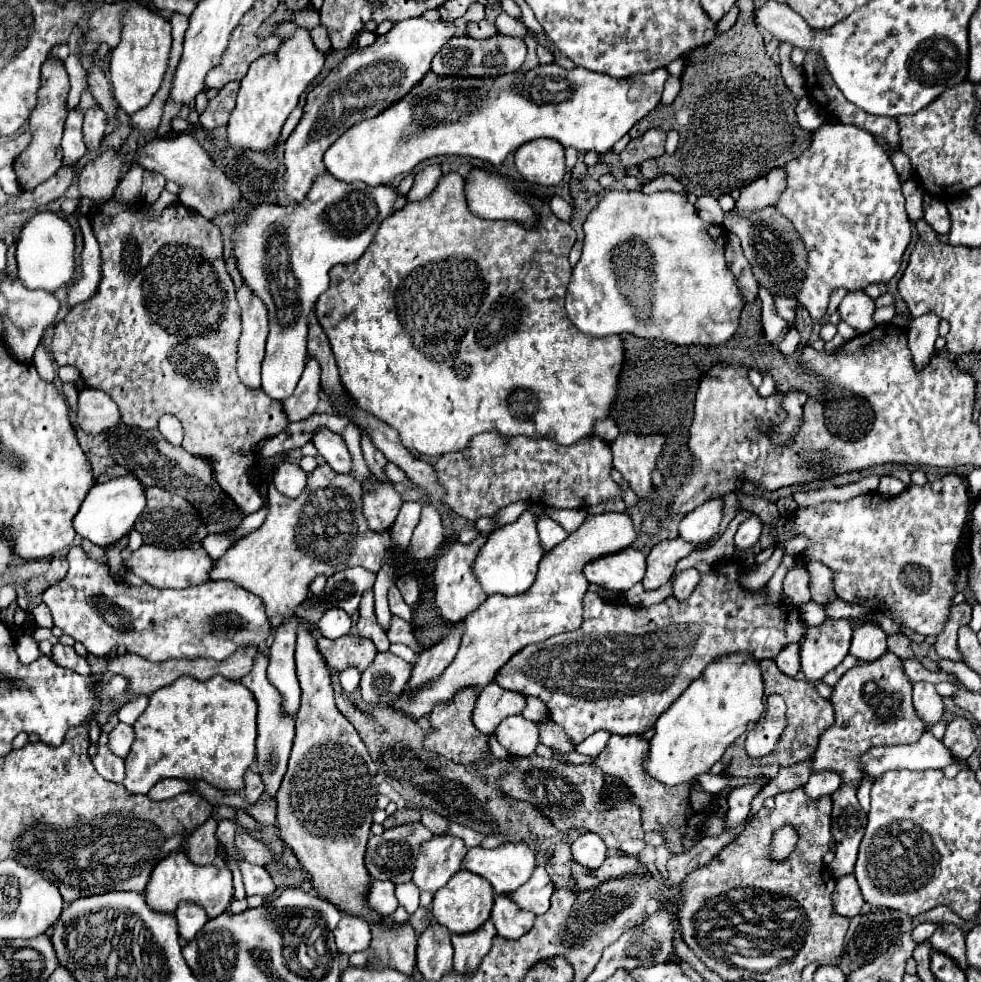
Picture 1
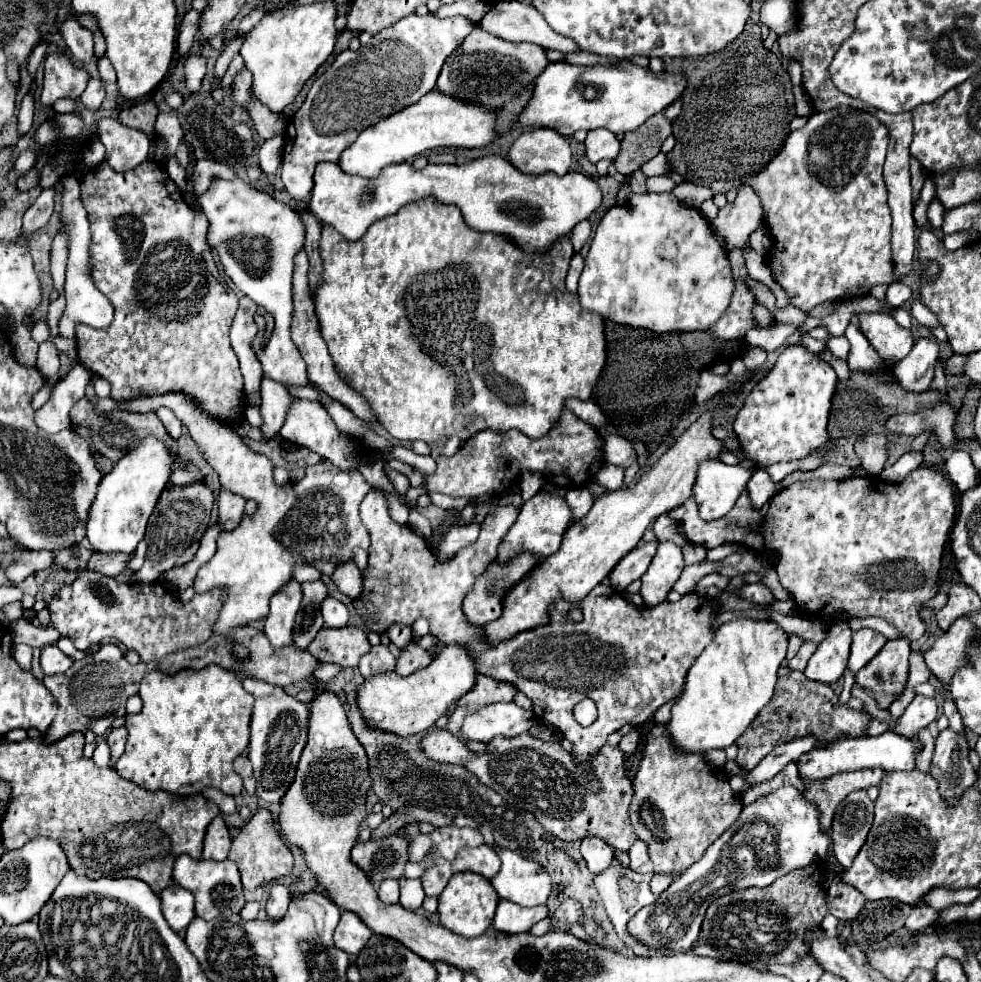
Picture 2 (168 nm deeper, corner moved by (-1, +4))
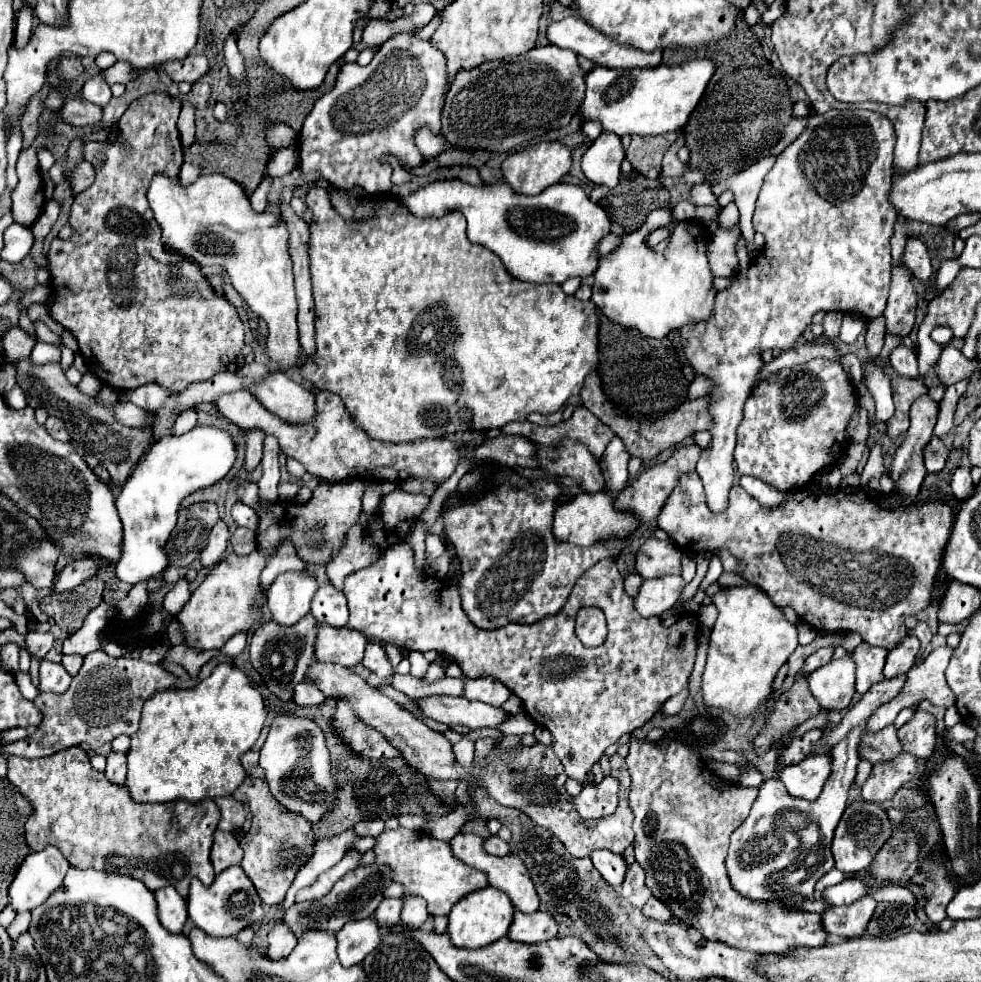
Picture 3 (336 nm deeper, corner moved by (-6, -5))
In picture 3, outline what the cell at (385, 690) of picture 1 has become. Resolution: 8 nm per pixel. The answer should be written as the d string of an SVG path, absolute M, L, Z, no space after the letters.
M369 644L365 650L365 656L361 660L361 664L371 670L373 674L377 674L383 680L389 680L395 674L395 668L391 666L385 650L379 644Z

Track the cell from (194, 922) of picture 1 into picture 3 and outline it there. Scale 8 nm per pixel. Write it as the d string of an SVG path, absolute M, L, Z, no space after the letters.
M173 886L157 890L155 900L159 906L159 920L163 922L163 926L173 934L183 932L183 926L187 922L187 900L179 896Z

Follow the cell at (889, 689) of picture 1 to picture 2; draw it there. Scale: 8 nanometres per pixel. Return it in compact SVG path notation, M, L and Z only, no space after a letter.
M888 641L882 651L856 675L856 683L872 691L896 693L906 689L910 641Z

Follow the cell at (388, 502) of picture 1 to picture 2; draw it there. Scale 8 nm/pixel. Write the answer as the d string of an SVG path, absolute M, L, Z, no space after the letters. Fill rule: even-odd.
M372 489L362 505L360 505L360 517L366 529L370 529L372 545L368 547L368 569L362 573L362 593L352 601L356 613L360 615L362 623L376 633L386 633L390 625L402 623L412 625L418 617L428 619L430 623L430 635L438 637L446 645L464 645L464 649L472 655L476 663L476 671L486 677L494 677L498 681L512 683L518 691L526 693L526 697L532 701L532 711L540 721L546 721L554 725L566 741L572 743L572 761L576 769L590 779L590 791L600 793L602 787L592 771L592 757L598 753L598 749L606 743L606 737L624 725L642 725L648 721L656 709L670 699L678 697L688 669L696 661L696 657L704 651L704 647L712 641L714 635L714 609L712 603L696 593L684 595L678 603L664 601L656 607L634 607L626 601L622 593L612 589L610 585L596 585L582 601L580 611L584 613L584 619L580 623L564 621L566 613L564 609L556 607L552 609L552 621L528 631L516 633L512 639L500 641L496 645L488 645L484 637L484 629L480 625L472 625L464 611L462 611L462 597L470 591L470 585L474 585L474 577L482 573L484 565L488 565L496 557L496 549L502 541L502 537L510 531L510 525L514 525L518 517L518 509L514 507L494 507L486 521L480 525L480 537L476 543L460 549L450 561L440 563L436 557L432 557L432 551L428 549L426 541L410 531L408 525L400 525L390 519L386 499L380 491ZM590 697L598 707L598 719L590 727L582 727L574 719L574 705L582 699Z

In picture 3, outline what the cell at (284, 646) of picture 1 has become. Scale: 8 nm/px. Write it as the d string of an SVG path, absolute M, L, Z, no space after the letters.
M309 570L295 574L281 574L269 586L267 606L271 610L273 622L279 626L293 626L299 618L309 612L311 598L315 596L317 582Z

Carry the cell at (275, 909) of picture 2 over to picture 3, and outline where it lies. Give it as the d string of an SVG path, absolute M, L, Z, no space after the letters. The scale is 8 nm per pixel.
M283 918L275 920L275 924L271 926L271 930L267 934L267 940L269 940L267 956L275 958L275 960L287 956L293 950L293 946L297 944L295 934L291 934L291 928L283 922Z

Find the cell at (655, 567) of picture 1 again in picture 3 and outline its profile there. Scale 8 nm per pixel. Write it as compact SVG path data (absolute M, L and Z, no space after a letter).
M663 576L645 580L641 584L639 596L635 598L635 608L641 616L661 616L669 610L679 598L685 588L685 580L681 576Z

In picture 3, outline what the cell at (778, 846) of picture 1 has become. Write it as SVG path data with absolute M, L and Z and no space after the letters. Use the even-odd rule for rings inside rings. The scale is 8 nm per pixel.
M855 728L843 742L839 742L831 750L833 772L825 782L821 796L815 802L791 798L791 794L787 794L785 786L777 778L765 780L759 786L759 796L751 808L751 814L731 834L727 856L727 874L731 878L731 886L735 892L743 894L743 898L759 902L787 898L791 894L803 894L813 898L815 882L823 874L827 874L835 864L831 854L831 840L835 826L847 806L847 792L857 772L857 744L861 732L863 728ZM809 828L813 828L817 836L807 836L805 830Z

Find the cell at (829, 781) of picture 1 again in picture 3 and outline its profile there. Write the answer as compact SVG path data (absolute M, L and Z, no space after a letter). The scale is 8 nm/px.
M813 754L801 760L799 764L781 768L777 776L785 784L791 796L805 798L805 800L817 800L829 774L831 774L831 756Z

